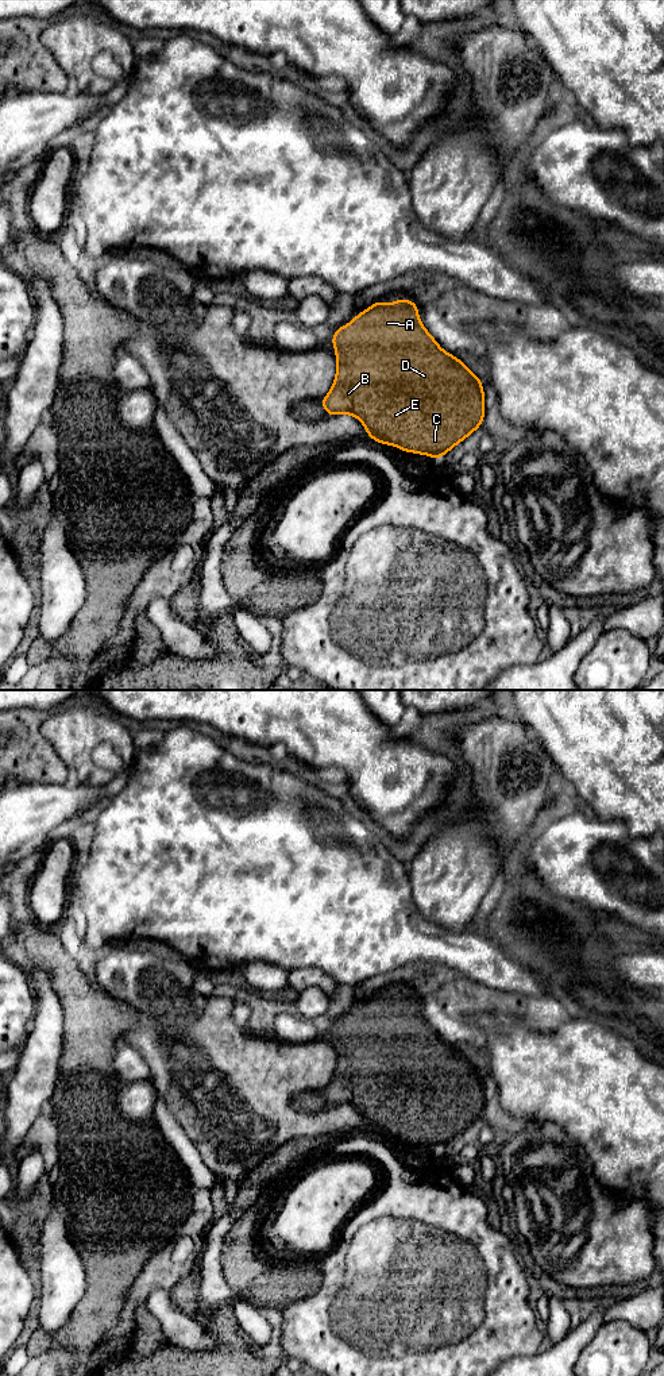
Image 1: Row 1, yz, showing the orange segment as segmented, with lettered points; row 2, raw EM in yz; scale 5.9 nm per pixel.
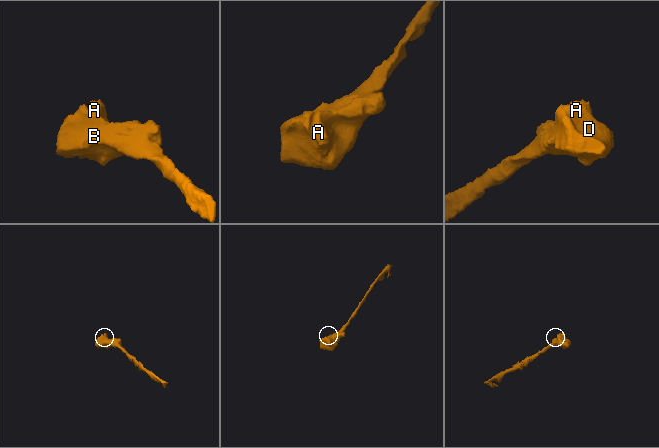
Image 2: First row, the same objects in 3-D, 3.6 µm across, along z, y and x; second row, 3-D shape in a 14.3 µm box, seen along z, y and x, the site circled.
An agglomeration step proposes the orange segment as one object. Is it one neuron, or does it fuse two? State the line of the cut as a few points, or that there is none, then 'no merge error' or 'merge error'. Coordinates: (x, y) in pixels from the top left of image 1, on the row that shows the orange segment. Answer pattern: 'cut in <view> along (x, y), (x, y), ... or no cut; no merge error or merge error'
no cut; no merge error

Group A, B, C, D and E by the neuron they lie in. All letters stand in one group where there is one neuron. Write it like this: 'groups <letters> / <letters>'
groups A B C D E

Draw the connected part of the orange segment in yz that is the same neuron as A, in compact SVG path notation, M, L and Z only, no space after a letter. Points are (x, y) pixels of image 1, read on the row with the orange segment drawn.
M401 298L382 304L375 300L348 324L336 328L331 343L336 350L336 375L331 390L320 400L327 416L352 415L374 442L428 455L436 462L482 427L486 415L482 378L437 344L420 320L417 302Z

